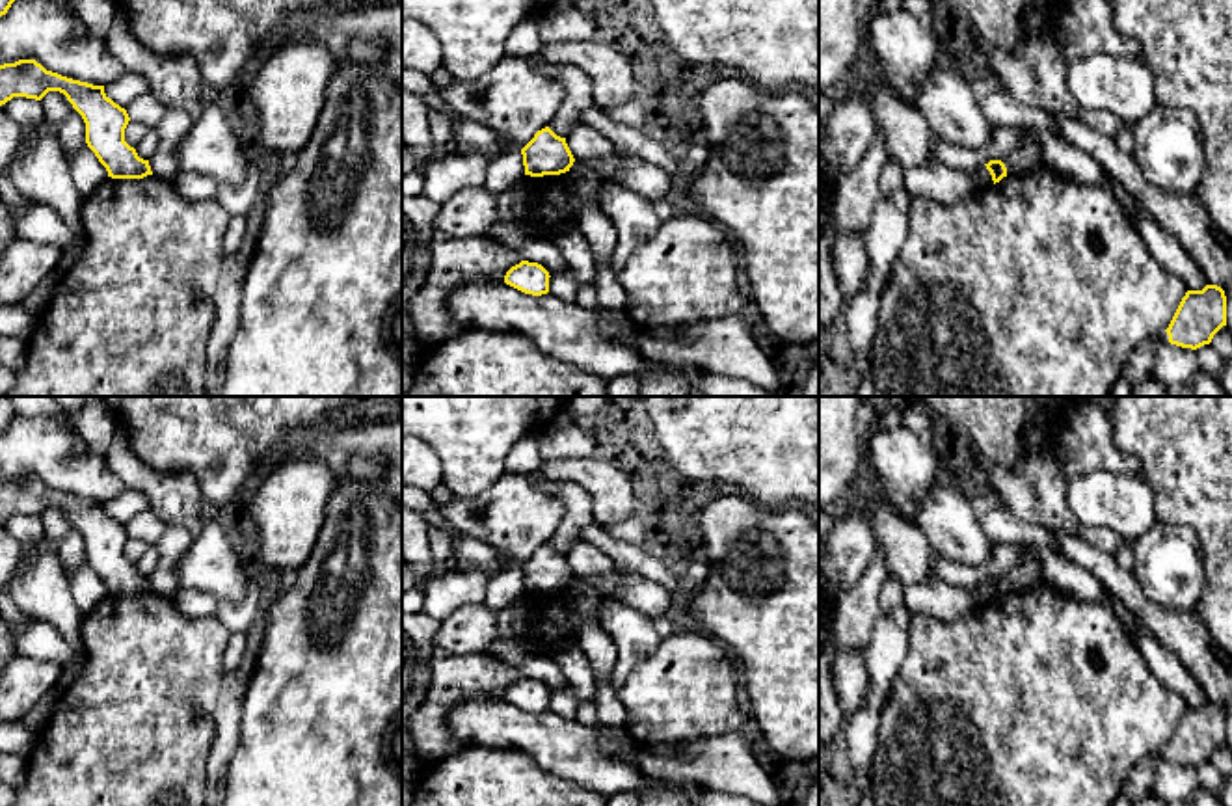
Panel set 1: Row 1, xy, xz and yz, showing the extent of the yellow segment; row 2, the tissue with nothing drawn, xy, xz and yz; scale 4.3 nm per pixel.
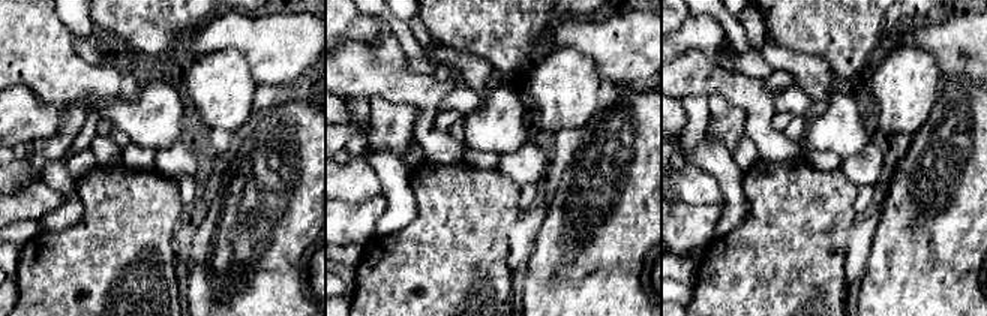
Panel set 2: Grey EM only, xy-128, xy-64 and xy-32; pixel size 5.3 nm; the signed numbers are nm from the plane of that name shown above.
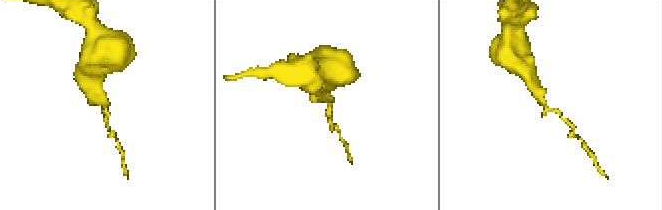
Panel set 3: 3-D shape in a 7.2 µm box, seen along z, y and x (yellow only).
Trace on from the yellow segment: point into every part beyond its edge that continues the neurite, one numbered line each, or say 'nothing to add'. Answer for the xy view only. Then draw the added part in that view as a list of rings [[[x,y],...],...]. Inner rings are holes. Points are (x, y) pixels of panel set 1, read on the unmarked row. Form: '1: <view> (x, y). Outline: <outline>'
nothing to add

